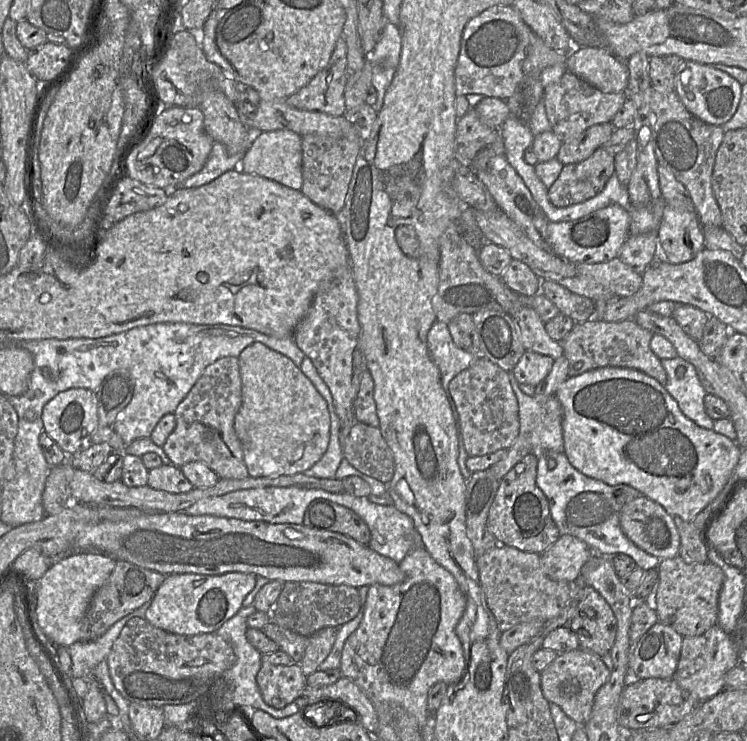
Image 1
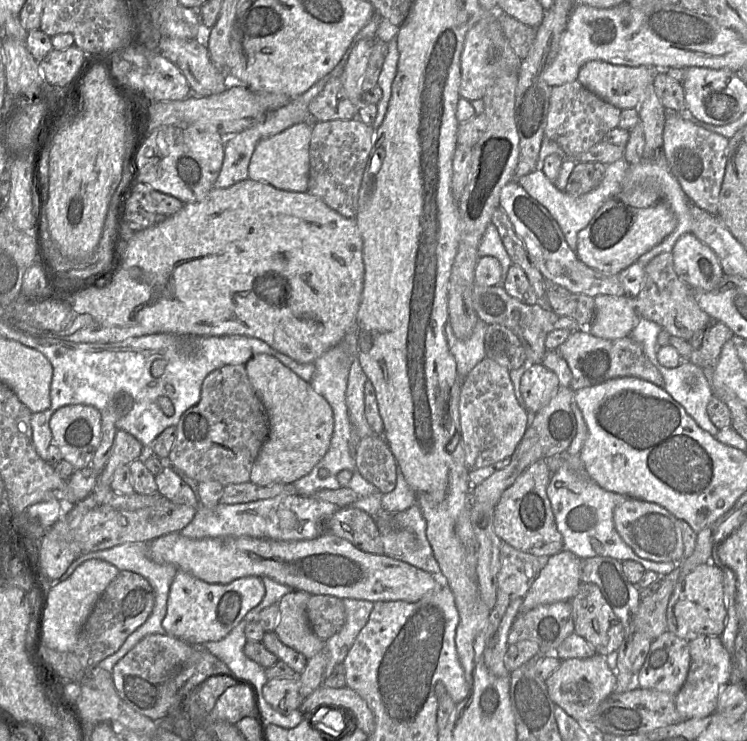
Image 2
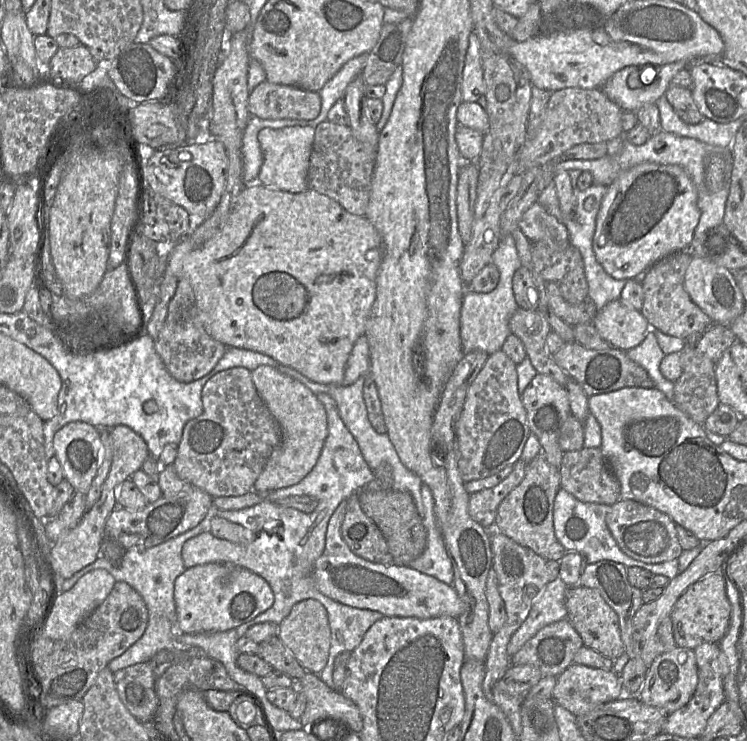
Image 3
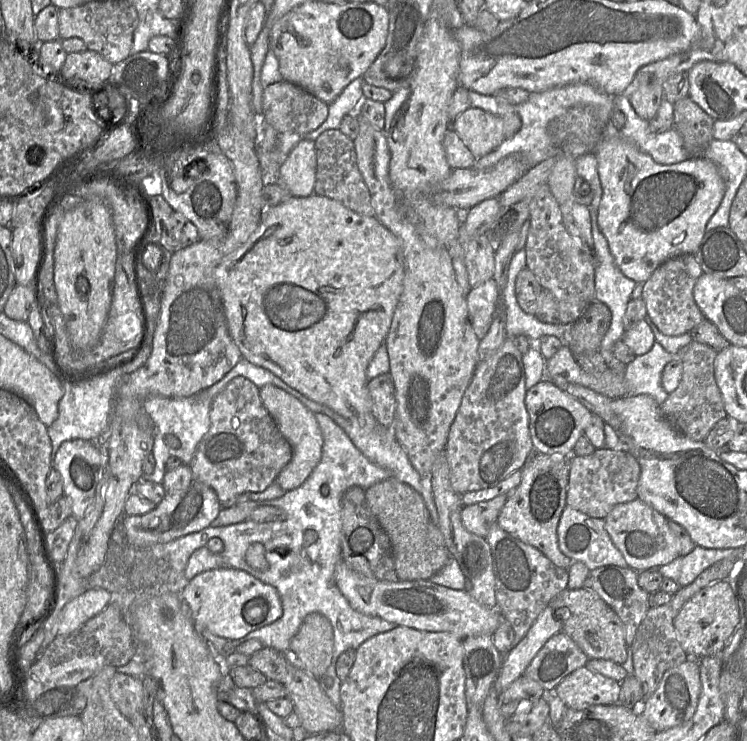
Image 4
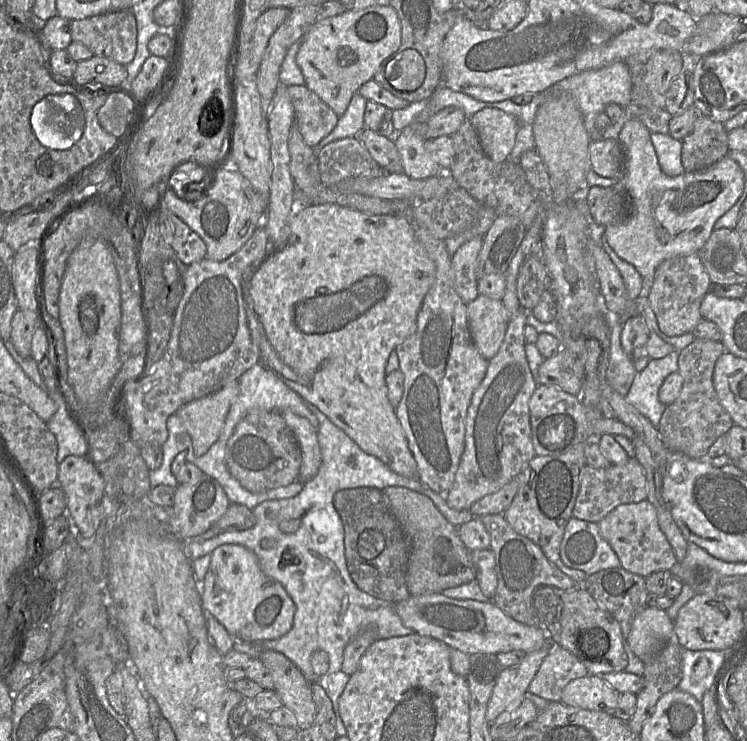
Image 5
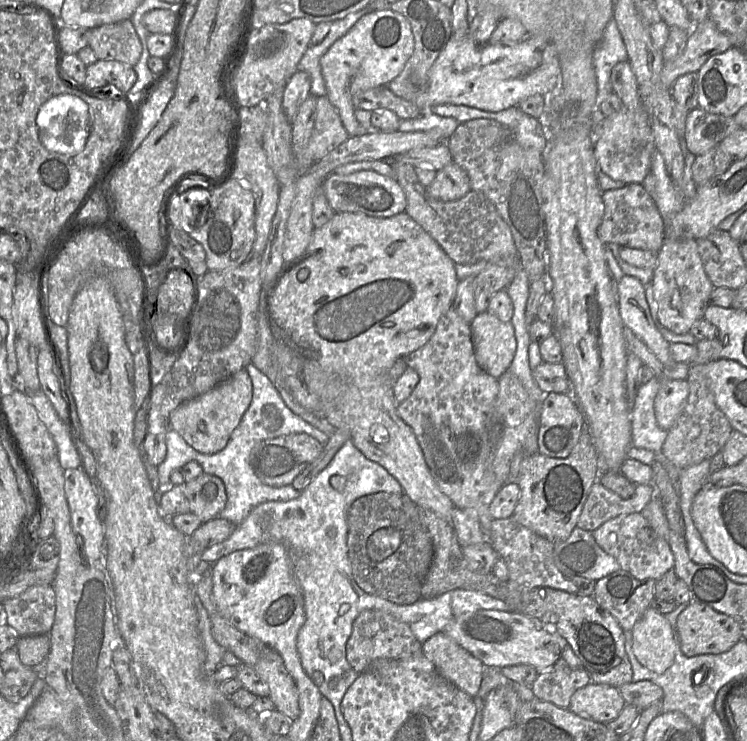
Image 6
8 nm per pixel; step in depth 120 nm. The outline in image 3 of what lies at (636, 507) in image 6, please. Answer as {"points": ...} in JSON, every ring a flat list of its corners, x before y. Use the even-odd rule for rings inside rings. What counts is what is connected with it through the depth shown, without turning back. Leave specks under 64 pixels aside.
{"points":[[600,447,564,452,559,472,561,488,582,502,611,506,622,499,620,483]]}

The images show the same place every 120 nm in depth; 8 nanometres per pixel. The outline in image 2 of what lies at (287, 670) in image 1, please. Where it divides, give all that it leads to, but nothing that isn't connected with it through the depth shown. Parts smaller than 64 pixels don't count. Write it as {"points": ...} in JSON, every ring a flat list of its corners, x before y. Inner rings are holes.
{"points":[[298,676,268,680,262,689,262,694,270,706,281,714,288,714,298,709,303,701]]}

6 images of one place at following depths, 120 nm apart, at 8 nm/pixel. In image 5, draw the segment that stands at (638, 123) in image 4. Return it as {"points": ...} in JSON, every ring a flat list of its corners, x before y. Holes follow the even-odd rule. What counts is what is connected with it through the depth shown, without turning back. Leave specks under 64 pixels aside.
{"points":[[650,131,650,136,663,173,670,177,683,174,682,141,657,131]]}

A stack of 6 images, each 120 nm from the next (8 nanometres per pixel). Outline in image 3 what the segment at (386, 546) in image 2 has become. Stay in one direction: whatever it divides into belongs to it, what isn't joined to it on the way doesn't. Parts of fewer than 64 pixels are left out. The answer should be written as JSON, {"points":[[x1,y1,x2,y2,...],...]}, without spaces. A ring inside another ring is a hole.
{"points":[[423,484,421,498,424,507,422,522,427,532,426,546,422,554,409,563,409,567,451,585,454,579,452,561,434,514,434,502,430,488]]}

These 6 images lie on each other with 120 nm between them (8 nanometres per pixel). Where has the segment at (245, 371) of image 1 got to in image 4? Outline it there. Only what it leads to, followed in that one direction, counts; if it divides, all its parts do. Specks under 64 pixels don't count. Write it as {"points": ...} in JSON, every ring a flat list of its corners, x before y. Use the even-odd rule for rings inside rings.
{"points":[[266,384,260,388,259,392,264,407,291,445,293,451,290,462,280,471,274,483,285,491,296,489,307,480,321,459,323,437,320,427,315,414,283,389,272,384]]}

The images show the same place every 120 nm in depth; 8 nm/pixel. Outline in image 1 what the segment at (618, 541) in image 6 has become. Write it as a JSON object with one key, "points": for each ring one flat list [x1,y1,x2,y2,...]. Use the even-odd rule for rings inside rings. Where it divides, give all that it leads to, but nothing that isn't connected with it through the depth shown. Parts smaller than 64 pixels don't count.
{"points":[[643,495,626,503,620,511,620,527,637,547,660,559,679,555,680,535,673,517,657,502]]}

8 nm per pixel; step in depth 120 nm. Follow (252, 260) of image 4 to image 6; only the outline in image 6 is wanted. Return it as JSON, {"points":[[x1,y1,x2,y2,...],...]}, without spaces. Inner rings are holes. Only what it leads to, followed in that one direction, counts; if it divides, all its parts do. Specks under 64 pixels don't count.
{"points":[[335,212,326,224,314,229,304,255,293,265,285,267,276,284,267,295,267,312,276,332,276,337,304,357,304,382,308,389,320,398,323,417,337,429,336,431,348,431,353,444,365,457,380,464,395,477,403,487,403,493,415,504,421,509,432,511,446,520,450,520,455,505,439,489,427,466,415,434,397,413,397,402,393,396,393,385,389,376,389,370,398,358,406,357,411,352,425,345,431,338,441,316,453,306,458,282,456,264,439,244,406,212,387,218,372,217,362,213]]}

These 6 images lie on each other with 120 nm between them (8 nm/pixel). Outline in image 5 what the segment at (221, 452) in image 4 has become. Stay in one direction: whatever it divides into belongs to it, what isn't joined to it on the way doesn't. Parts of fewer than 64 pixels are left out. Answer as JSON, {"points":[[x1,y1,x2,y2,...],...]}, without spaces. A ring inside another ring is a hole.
{"points":[[251,410,227,440,225,460,230,474,252,493,263,493,298,480,299,444,279,411]]}

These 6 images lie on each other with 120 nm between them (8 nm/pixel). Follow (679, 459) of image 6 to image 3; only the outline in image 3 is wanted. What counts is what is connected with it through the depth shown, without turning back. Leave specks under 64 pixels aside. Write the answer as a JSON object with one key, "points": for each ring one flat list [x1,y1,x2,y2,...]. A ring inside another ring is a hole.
{"points":[[688,347,679,354,682,373,674,384,671,401,691,420,704,426,720,404,715,377,716,363]]}

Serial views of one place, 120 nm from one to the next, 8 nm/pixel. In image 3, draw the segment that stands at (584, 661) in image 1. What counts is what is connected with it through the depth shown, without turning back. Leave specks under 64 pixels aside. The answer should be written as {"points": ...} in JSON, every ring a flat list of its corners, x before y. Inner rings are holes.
{"points":[[573,663,556,677,552,699,579,716,621,697,621,682,614,671]]}

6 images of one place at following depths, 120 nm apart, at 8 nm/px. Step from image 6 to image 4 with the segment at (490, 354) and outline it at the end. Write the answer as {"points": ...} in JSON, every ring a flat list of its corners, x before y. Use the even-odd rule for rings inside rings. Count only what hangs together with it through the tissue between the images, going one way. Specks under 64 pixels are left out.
{"points":[[490,278,470,289,466,295,472,328,481,340,488,333,499,308,499,287]]}

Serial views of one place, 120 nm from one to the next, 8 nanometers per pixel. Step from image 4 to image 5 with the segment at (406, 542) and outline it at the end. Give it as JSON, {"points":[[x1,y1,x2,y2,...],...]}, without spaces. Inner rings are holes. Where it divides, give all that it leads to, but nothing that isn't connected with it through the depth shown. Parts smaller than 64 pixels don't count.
{"points":[[399,486,387,487,382,494,409,542,406,583,411,595,442,593,475,581,476,567,471,552,459,536,458,528,447,521,428,496]]}

